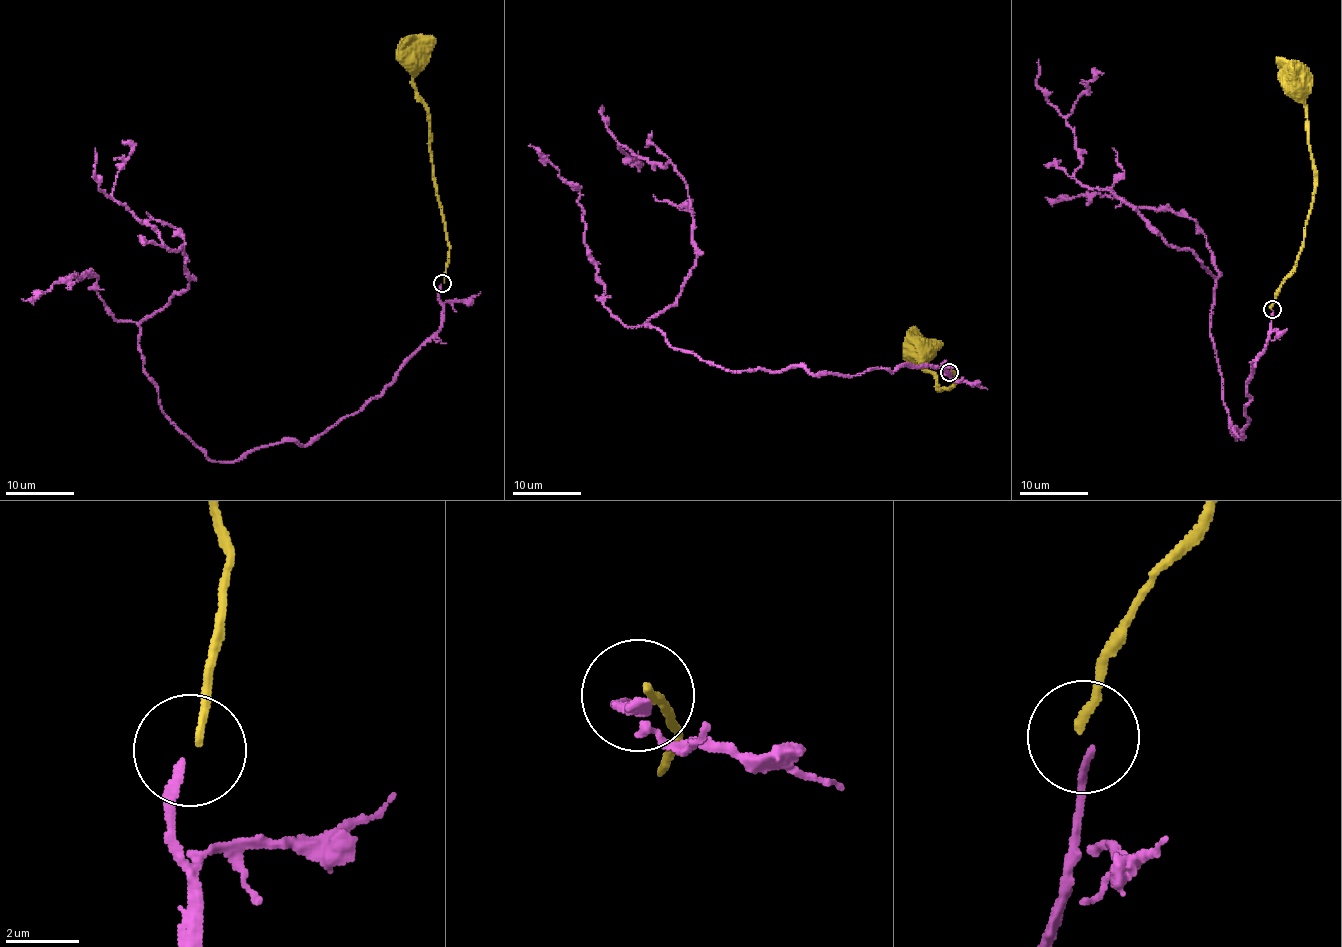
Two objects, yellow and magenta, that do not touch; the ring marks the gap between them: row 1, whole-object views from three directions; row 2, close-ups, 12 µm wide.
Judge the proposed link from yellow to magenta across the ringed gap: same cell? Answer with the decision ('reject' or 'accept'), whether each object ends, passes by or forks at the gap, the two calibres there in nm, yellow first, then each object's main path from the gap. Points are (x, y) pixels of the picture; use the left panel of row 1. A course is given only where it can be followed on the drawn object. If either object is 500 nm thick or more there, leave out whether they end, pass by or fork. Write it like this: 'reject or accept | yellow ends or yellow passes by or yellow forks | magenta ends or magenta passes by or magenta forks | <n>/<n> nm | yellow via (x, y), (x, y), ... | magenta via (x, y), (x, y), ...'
reject | yellow ends | magenta ends | 240/180 nm | yellow via (444, 283), (449, 256), (430, 158), (427, 104), (417, 91), (413, 66), (405, 58), (408, 55) | magenta via (441, 284), (442, 324), (379, 395), (211, 460), (138, 343), (186, 259), (98, 188), (95, 148)

